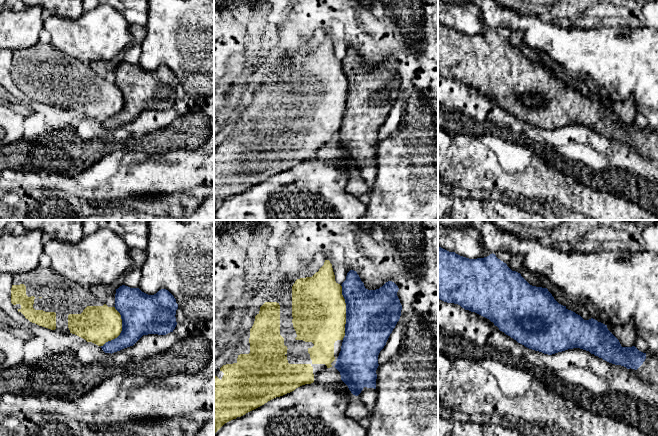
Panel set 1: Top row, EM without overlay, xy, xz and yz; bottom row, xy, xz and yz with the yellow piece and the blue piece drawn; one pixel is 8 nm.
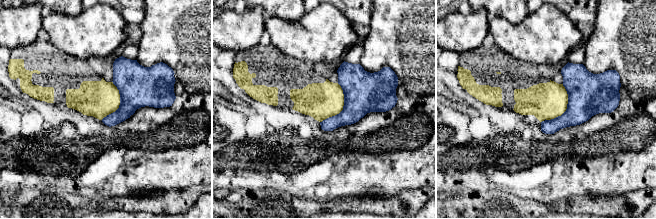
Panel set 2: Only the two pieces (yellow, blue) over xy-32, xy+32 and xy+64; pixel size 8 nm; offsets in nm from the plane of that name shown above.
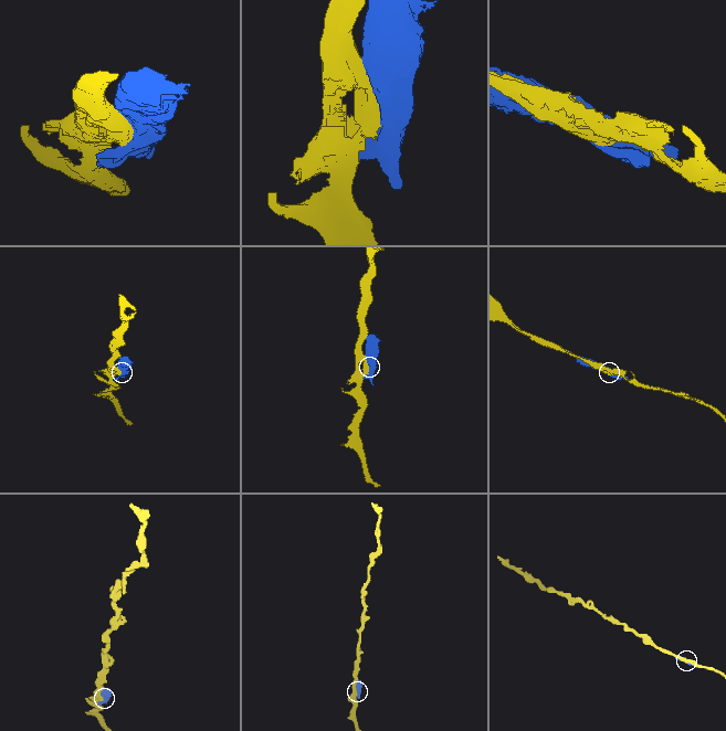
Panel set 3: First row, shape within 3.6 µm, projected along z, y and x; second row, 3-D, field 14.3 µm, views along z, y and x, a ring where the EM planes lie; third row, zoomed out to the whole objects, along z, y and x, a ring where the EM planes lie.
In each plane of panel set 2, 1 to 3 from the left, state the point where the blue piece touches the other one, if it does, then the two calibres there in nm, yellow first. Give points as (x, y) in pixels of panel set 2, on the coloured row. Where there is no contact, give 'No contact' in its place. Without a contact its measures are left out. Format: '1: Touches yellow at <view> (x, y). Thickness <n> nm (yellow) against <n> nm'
1: Touches yellow at xy-32 (119, 103). Thickness 280 nm (yellow) against 320 nm
2: Touches yellow at xy+32 (342, 107). Thickness 280 nm (yellow) against 340 nm
3: Touches yellow at xy+64 (566, 107). Thickness 300 nm (yellow) against 340 nm

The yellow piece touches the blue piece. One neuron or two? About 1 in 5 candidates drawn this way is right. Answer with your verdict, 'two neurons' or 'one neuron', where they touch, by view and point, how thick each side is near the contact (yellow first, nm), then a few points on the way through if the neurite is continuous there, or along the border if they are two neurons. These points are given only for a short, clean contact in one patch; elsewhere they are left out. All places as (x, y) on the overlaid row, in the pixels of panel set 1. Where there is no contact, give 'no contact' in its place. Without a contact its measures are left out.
two neurons; meets yellow in xz at (345, 312); 440 nm thick on the yellow side, 420 nm on the other

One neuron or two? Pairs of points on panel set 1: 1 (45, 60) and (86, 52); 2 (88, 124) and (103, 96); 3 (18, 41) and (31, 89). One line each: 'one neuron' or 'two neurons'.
1: two neurons
2: two neurons
3: two neurons

